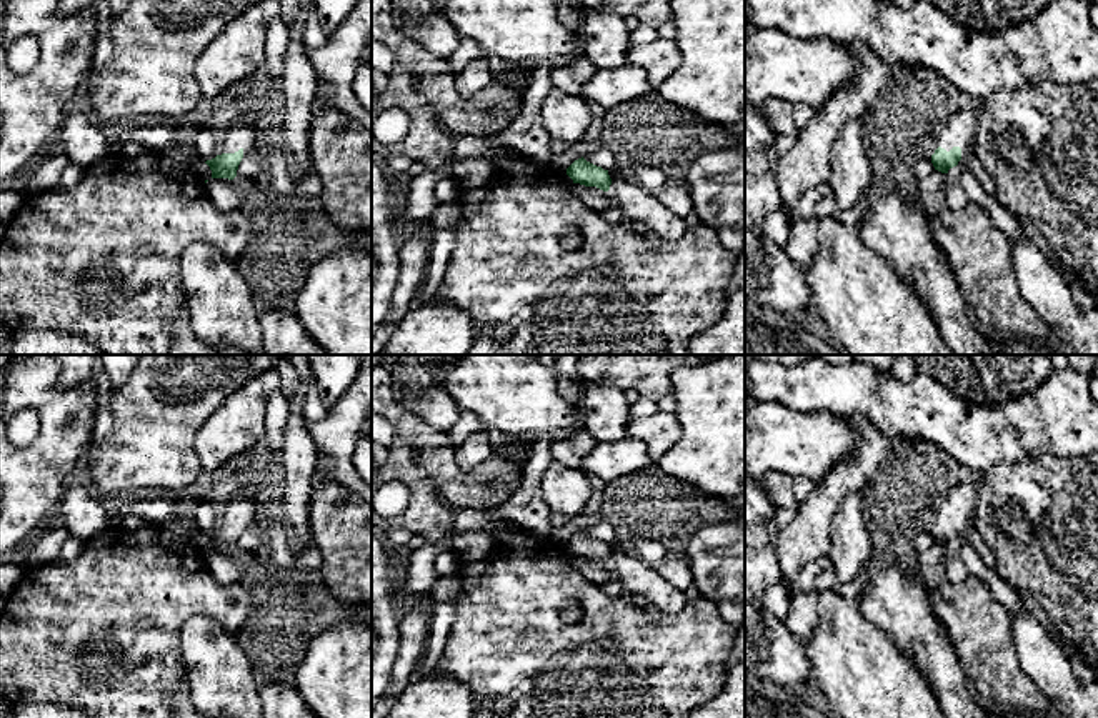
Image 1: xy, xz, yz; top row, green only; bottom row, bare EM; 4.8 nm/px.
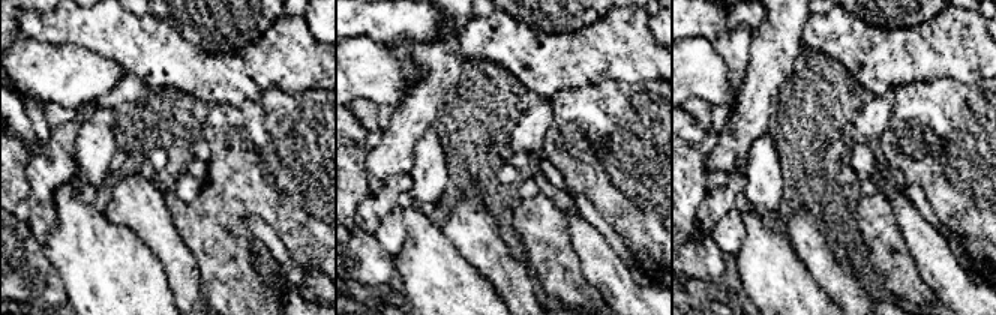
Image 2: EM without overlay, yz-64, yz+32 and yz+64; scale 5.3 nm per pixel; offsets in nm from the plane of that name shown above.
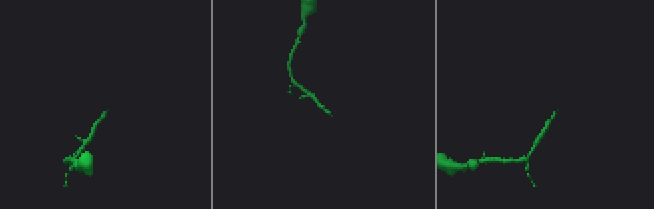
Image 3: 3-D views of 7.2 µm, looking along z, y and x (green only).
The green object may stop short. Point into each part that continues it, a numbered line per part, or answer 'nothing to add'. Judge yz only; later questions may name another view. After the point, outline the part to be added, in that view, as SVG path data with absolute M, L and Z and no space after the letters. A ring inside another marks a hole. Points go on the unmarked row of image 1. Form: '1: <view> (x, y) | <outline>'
1: yz (958, 503) | M975 476L968 483L956 485L950 493L941 500L940 510L931 525L928 525L928 531L938 520L950 525L953 520L961 521L961 533L958 535L960 540L965 538L968 530L973 526L975 518L975 503L980 491L980 478Z

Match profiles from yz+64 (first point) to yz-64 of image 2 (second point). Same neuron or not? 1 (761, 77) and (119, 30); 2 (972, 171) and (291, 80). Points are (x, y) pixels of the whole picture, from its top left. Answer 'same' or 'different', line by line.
1: different
2: different

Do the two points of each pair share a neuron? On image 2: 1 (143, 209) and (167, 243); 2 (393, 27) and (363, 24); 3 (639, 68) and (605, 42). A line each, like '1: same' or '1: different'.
1: same
2: same
3: same

